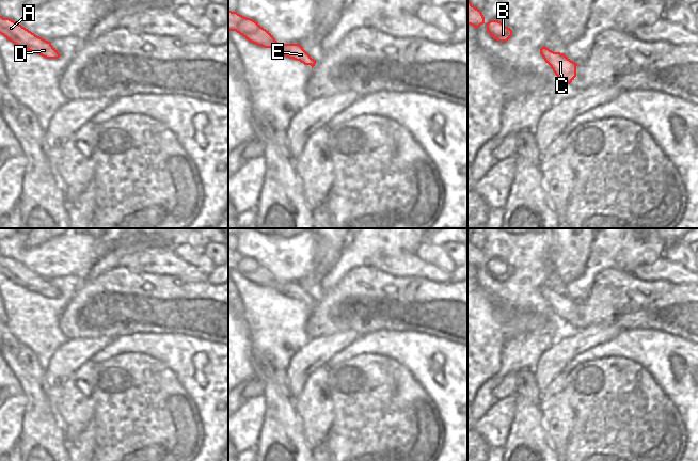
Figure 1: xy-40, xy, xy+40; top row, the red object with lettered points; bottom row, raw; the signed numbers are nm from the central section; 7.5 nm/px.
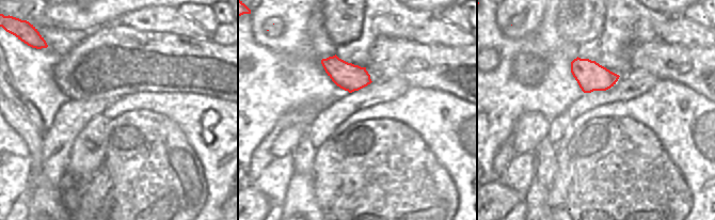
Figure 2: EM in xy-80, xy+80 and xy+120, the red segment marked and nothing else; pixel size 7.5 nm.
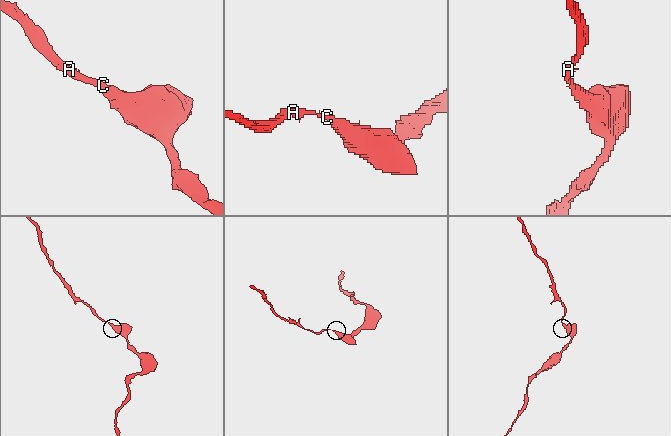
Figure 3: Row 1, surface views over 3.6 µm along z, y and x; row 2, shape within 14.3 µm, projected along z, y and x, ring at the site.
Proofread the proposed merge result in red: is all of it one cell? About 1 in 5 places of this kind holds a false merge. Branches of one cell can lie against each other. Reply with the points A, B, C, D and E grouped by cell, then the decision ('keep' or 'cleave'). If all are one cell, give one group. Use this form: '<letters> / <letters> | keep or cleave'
A B C D E | keep

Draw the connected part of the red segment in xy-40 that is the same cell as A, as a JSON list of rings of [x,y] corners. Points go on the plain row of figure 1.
[[[0,255],[0,273],[16,285],[35,291],[46,298],[59,298],[61,295],[51,284],[51,281],[35,274],[10,257]]]

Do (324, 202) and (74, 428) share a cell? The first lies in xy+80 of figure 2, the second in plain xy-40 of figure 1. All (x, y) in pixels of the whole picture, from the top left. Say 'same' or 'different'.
same

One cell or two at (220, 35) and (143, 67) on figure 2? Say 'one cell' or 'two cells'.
two cells

